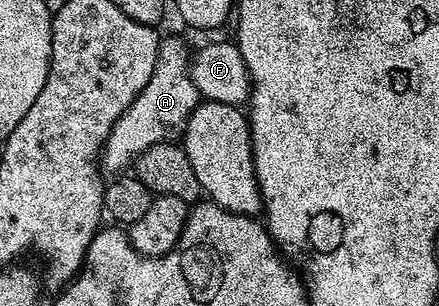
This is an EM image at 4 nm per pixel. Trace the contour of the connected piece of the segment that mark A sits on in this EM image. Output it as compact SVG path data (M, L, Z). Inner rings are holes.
M165 37L160 44L158 60L156 61L154 72L150 76L150 84L146 84L146 88L142 88L142 92L134 100L134 104L130 104L128 111L116 121L107 142L104 143L102 151L103 169L105 171L107 171L106 169L116 170L112 172L123 171L120 169L122 169L123 166L131 167L146 148L171 139L173 137L172 133L174 133L175 130L177 133L177 131L183 127L188 117L192 114L192 109L196 107L200 101L201 96L196 90L190 69L190 50L184 47L182 39Z

